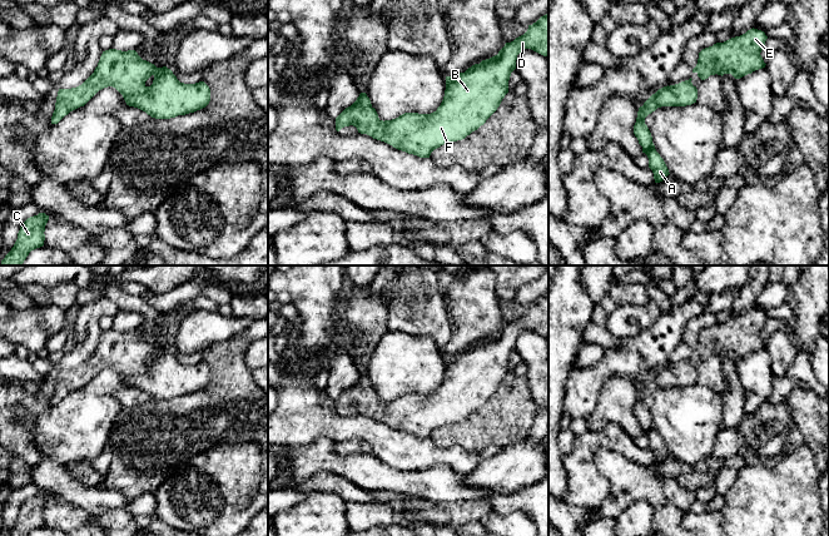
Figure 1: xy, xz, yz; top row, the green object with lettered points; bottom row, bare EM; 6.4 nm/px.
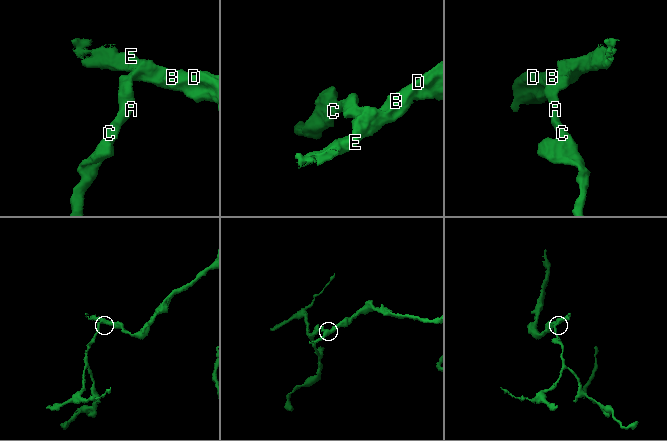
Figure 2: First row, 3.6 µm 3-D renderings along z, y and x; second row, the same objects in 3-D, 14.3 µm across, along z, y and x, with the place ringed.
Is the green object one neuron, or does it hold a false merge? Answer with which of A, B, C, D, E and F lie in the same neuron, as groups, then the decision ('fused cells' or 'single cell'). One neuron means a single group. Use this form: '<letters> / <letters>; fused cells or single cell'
A B C D E F; single cell

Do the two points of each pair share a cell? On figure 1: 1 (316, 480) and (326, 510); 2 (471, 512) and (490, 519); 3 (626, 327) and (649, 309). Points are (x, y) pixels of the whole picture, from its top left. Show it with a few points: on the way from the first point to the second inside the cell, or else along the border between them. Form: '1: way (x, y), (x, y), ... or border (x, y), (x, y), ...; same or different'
1: border (344, 500), (334, 494), (313, 492), (293, 505); different
2: border (492, 510), (480, 522); different
3: way (631, 322), (644, 314); same

